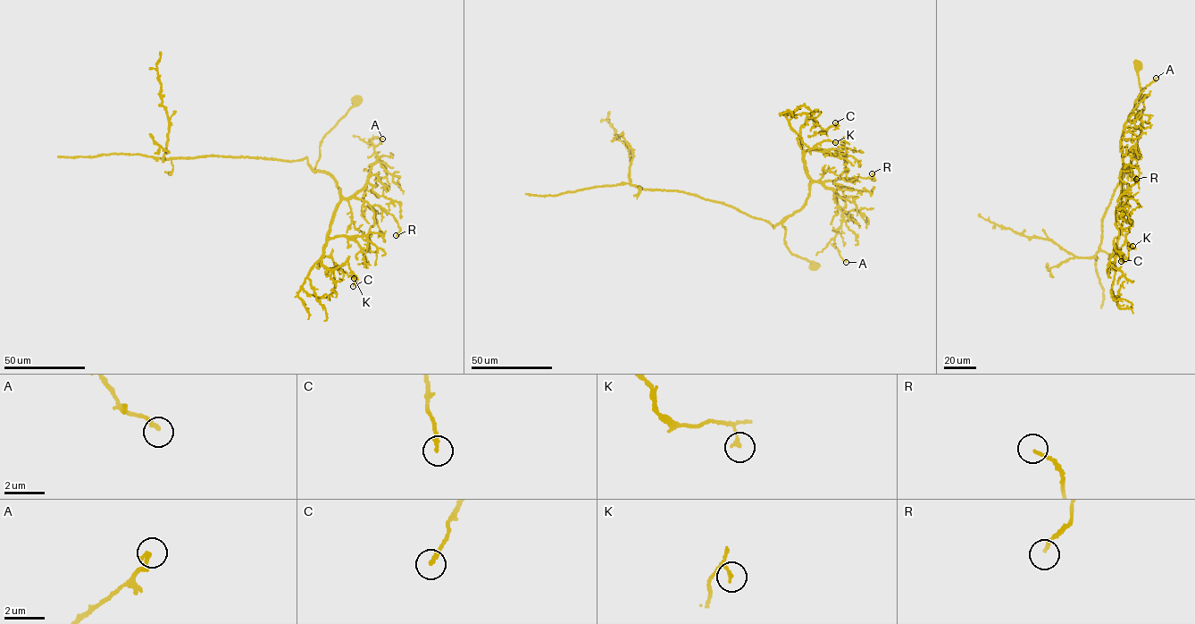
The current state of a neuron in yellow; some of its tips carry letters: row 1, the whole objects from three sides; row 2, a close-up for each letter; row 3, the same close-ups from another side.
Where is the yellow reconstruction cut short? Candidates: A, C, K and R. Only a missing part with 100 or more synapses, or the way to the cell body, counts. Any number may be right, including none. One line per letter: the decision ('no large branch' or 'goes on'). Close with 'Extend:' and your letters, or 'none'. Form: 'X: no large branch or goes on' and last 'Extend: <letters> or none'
A: no large branch
C: no large branch
K: no large branch
R: no large branch
Extend: none

